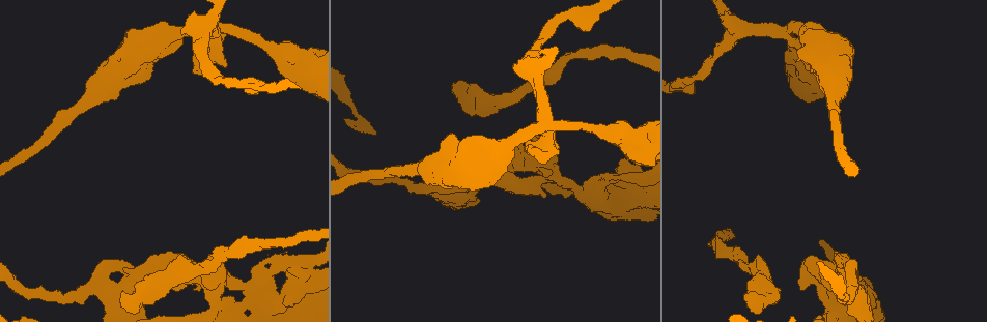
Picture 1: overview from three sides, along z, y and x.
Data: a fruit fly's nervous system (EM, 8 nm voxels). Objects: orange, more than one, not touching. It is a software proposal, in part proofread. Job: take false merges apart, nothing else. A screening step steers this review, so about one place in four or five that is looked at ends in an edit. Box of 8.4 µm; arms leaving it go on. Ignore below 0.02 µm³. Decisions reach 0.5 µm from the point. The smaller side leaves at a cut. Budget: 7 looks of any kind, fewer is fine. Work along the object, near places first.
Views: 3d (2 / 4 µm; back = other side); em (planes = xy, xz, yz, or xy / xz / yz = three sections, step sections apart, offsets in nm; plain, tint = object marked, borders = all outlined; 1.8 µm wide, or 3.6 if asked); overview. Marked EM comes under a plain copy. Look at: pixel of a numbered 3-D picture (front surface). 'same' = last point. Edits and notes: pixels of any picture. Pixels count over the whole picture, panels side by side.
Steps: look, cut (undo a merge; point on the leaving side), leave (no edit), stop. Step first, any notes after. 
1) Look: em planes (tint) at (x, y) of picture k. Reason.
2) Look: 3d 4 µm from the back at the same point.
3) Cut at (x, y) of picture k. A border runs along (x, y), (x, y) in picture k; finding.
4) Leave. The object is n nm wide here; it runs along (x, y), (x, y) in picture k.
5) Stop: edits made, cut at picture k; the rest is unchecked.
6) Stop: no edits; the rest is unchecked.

Look: 3d 4 µm at (267, 299) of picture 1. Four or more arms meet.

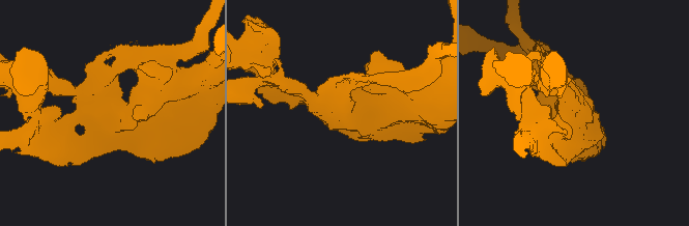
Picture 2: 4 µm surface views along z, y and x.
Look: em 3.6 µm planes (borders) at (338, 110) of picture 2. 4 arms meet here; shape alone is not enough.

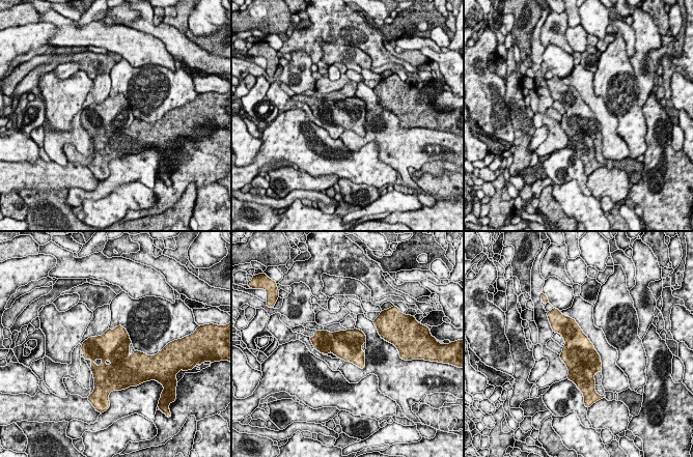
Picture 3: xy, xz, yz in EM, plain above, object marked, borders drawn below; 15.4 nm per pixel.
Cut at (579, 348) of picture 3. A border runs along (562, 351), (593, 375) in picture 3; a second neuron is stuck on.

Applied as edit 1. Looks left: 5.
Look: overview. Redraw.

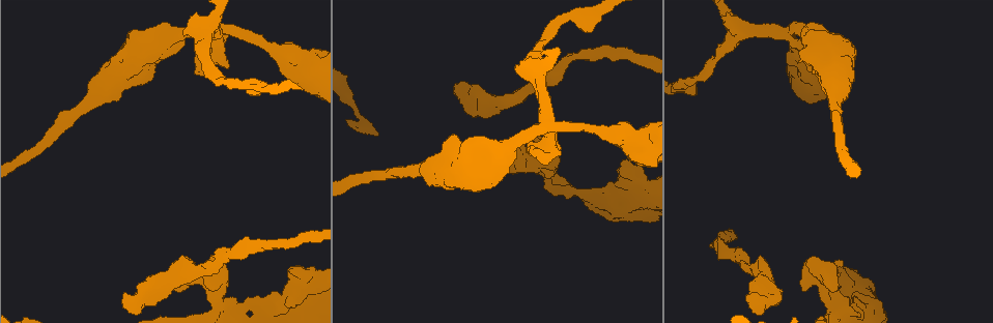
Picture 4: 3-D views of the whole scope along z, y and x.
Look: em 3.6 µm xy step 8 (tint) at (543, 125) of picture 4. Looks like a crossing.

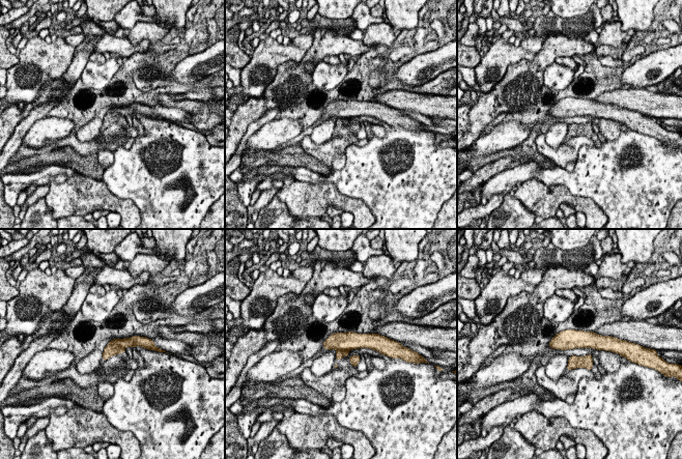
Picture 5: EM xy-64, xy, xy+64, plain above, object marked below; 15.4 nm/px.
Look: em 3.6 µm planes (borders) at the same point.

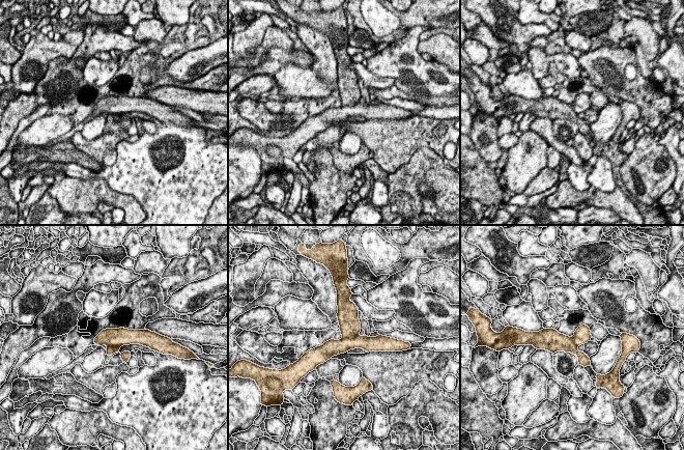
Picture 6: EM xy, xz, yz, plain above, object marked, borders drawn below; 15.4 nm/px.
Cut at (349, 324) of picture 6. The object is 260 nm wide here; a second neuron is stuck on.

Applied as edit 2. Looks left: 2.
Stop: edits made, cut at picture 3, cut at picture 6; the rest is unchecked.

